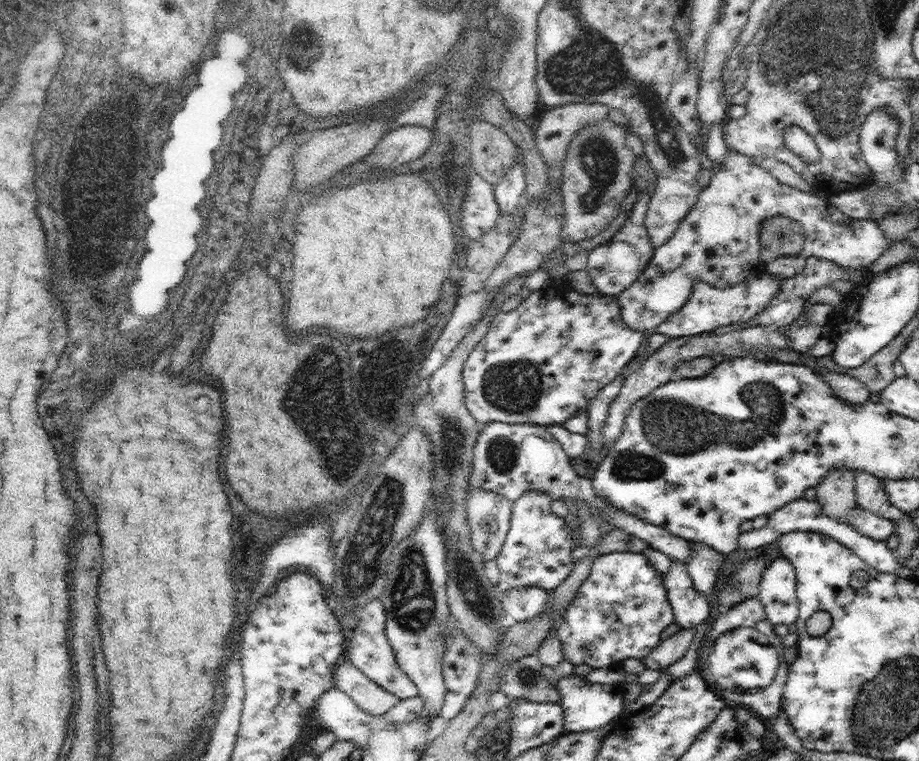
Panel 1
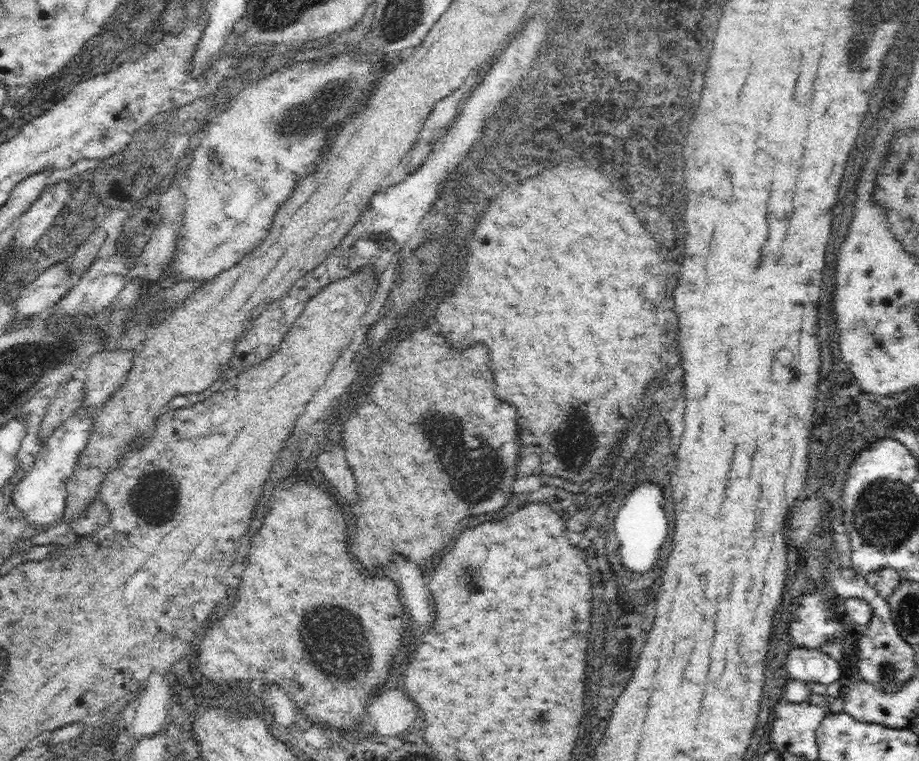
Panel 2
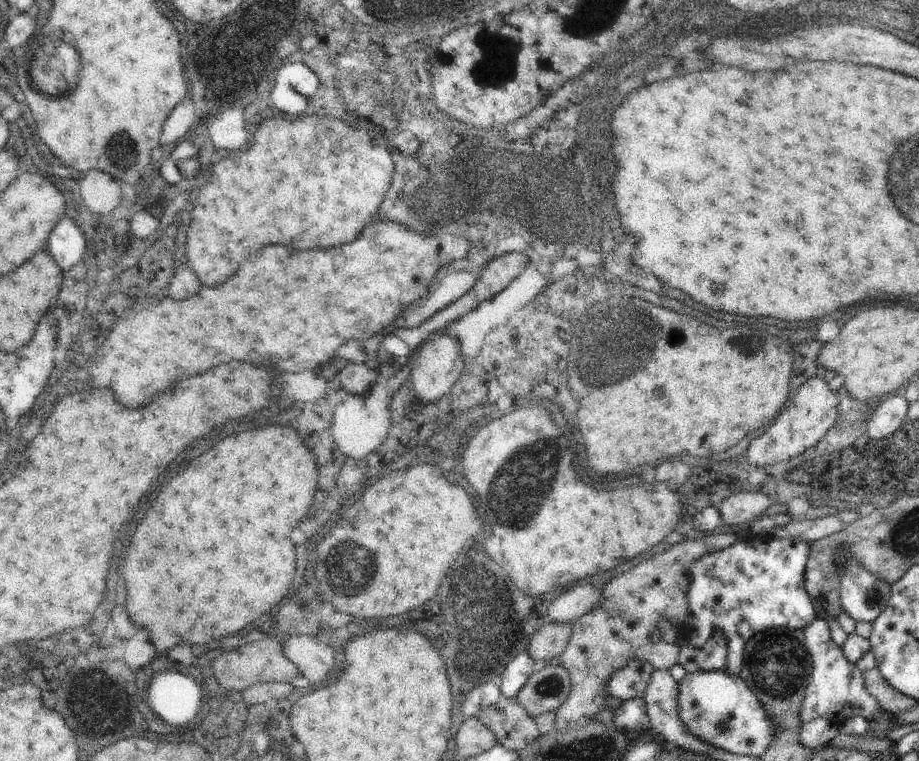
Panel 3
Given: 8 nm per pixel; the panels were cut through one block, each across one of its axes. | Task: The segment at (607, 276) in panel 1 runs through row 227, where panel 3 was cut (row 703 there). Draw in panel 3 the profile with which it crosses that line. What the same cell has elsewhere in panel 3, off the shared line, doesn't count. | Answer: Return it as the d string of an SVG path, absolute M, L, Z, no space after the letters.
M633 698L633 700L625 700L621 702L621 706L617 710L613 710L613 722L611 728L615 728L617 732L649 732L649 720L647 720L647 712L645 712L645 702L643 698Z

